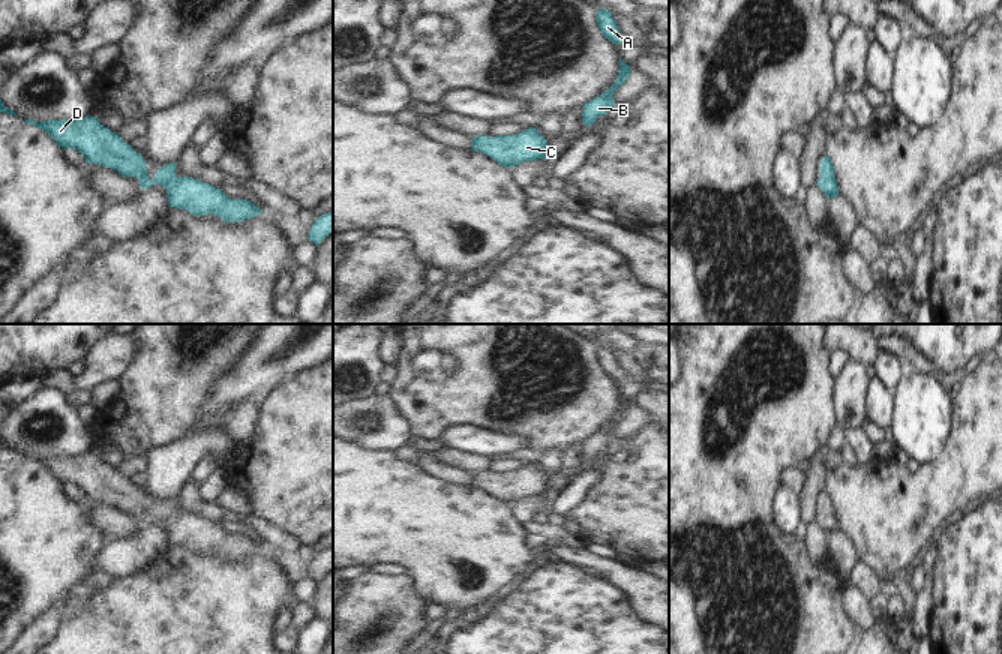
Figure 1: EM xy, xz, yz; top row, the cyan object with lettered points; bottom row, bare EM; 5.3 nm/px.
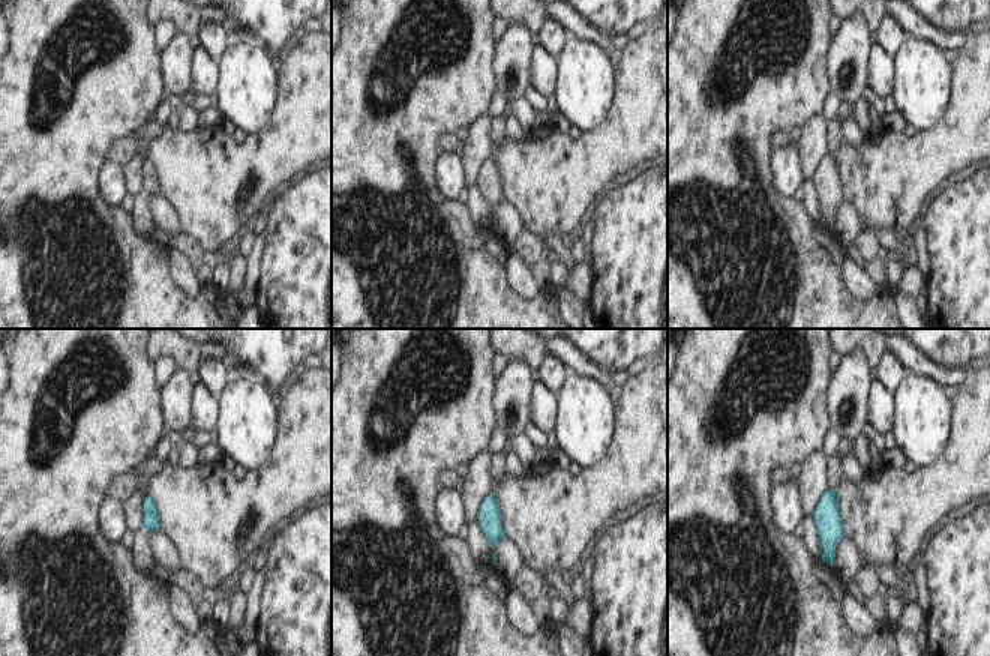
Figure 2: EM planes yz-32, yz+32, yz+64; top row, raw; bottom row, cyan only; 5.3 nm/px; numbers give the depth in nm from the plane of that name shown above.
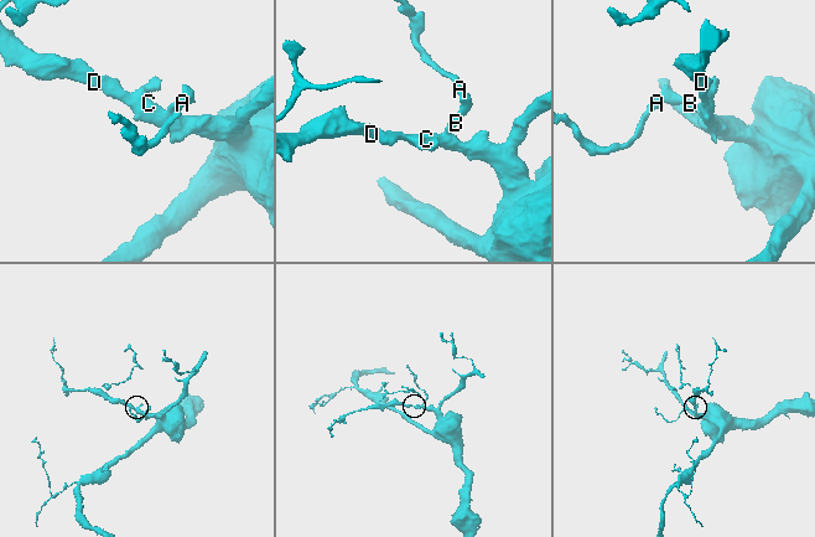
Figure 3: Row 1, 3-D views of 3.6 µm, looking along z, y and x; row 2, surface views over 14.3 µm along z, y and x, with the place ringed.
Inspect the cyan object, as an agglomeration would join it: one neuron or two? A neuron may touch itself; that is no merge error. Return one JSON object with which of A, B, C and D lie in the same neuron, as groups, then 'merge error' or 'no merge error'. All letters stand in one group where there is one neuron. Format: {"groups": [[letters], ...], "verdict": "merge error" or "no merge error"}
{"groups": [["A", "B", "C", "D"]], "verdict": "no merge error"}

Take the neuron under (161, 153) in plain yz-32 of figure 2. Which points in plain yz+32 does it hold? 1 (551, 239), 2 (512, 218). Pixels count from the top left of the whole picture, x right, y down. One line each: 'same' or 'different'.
1: different
2: different

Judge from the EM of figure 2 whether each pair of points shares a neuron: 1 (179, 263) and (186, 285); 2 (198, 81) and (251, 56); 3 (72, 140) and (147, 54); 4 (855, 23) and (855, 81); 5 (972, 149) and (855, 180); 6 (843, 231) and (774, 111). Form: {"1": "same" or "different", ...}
{"1": "same", "2": "different", "3": "same", "4": "same", "5": "same", "6": "different"}

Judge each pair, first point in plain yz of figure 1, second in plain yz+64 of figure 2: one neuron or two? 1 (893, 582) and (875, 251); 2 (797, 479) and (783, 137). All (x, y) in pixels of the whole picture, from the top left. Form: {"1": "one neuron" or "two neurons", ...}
{"1": "two neurons", "2": "one neuron"}

